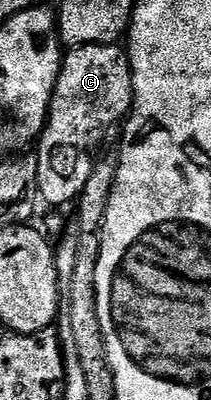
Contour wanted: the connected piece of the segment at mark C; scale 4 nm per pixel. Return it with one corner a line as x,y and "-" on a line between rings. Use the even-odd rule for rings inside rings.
93,43
83,47
71,47
63,54
62,72
58,75
56,89
52,93
46,127
42,131
41,139
36,144
38,194
43,204
51,203
54,206
51,208
62,209
65,203
73,204
77,200
84,189
84,185
88,185
88,177
92,177
92,169
96,162
94,150
97,149
98,143
104,142
106,134
114,126
117,128
120,121
129,116
133,105
132,69
125,46
118,43

